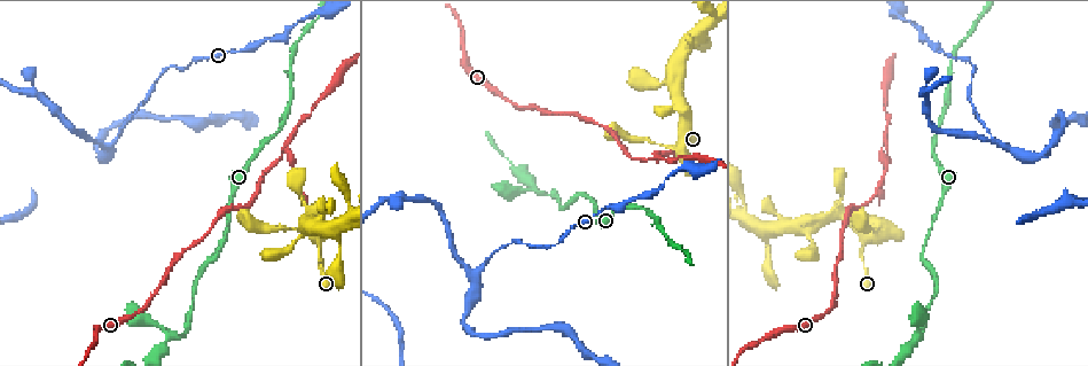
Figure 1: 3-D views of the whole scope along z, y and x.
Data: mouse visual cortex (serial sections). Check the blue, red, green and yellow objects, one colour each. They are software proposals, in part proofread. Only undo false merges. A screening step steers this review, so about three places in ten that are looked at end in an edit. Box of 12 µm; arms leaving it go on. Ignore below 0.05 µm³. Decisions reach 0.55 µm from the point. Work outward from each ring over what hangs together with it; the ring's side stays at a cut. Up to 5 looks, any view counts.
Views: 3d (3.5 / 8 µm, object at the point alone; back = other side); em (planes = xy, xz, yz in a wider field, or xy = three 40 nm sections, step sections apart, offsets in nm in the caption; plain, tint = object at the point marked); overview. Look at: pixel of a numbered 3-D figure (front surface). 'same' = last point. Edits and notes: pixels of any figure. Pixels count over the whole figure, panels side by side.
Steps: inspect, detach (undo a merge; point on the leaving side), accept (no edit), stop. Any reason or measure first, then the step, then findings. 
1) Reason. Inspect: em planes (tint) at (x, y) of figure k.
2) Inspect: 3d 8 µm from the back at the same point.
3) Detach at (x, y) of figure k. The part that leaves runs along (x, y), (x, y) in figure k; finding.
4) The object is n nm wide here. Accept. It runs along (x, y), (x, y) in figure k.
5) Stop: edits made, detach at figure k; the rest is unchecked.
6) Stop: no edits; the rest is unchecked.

Inspect: 3d 3.5 µm at (649, 157) of figure 1.

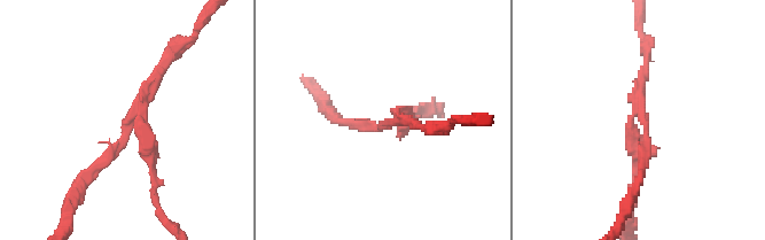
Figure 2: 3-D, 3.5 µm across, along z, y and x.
Shape alone is not enough. Inspect: em xy step 2 (tint) at (646, 128) of figure 2.

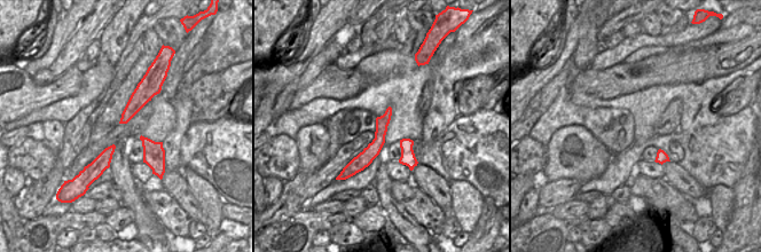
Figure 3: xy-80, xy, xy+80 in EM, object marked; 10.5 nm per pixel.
Detach at (146, 147) of figure 2. Two cells meet here.

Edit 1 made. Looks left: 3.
Three-way junction. Inspect: 3d 3.5 µm at (919, 336) of figure 1.

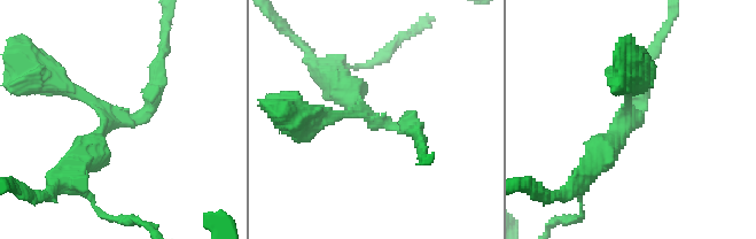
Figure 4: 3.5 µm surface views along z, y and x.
3 arms meet here; the arms are 200, 200, 400 nm wide. Inspect: em planes (tint) at (632, 120) of figure 4.

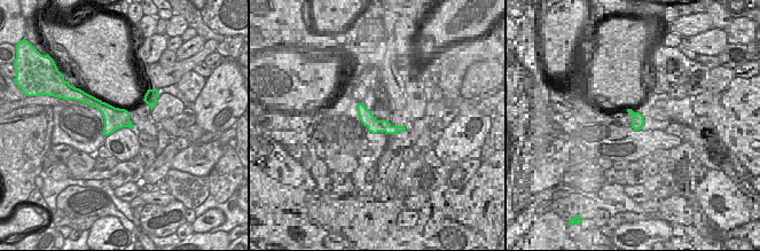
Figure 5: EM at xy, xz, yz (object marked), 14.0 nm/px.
The object is 320 nm wide here. Accept. It runs along (415, 129), (363, 115), (305, 117) in figure 4; continuous, no second cell.

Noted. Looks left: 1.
Stop: edits made, detach at figure 2; the rest is unchecked.

